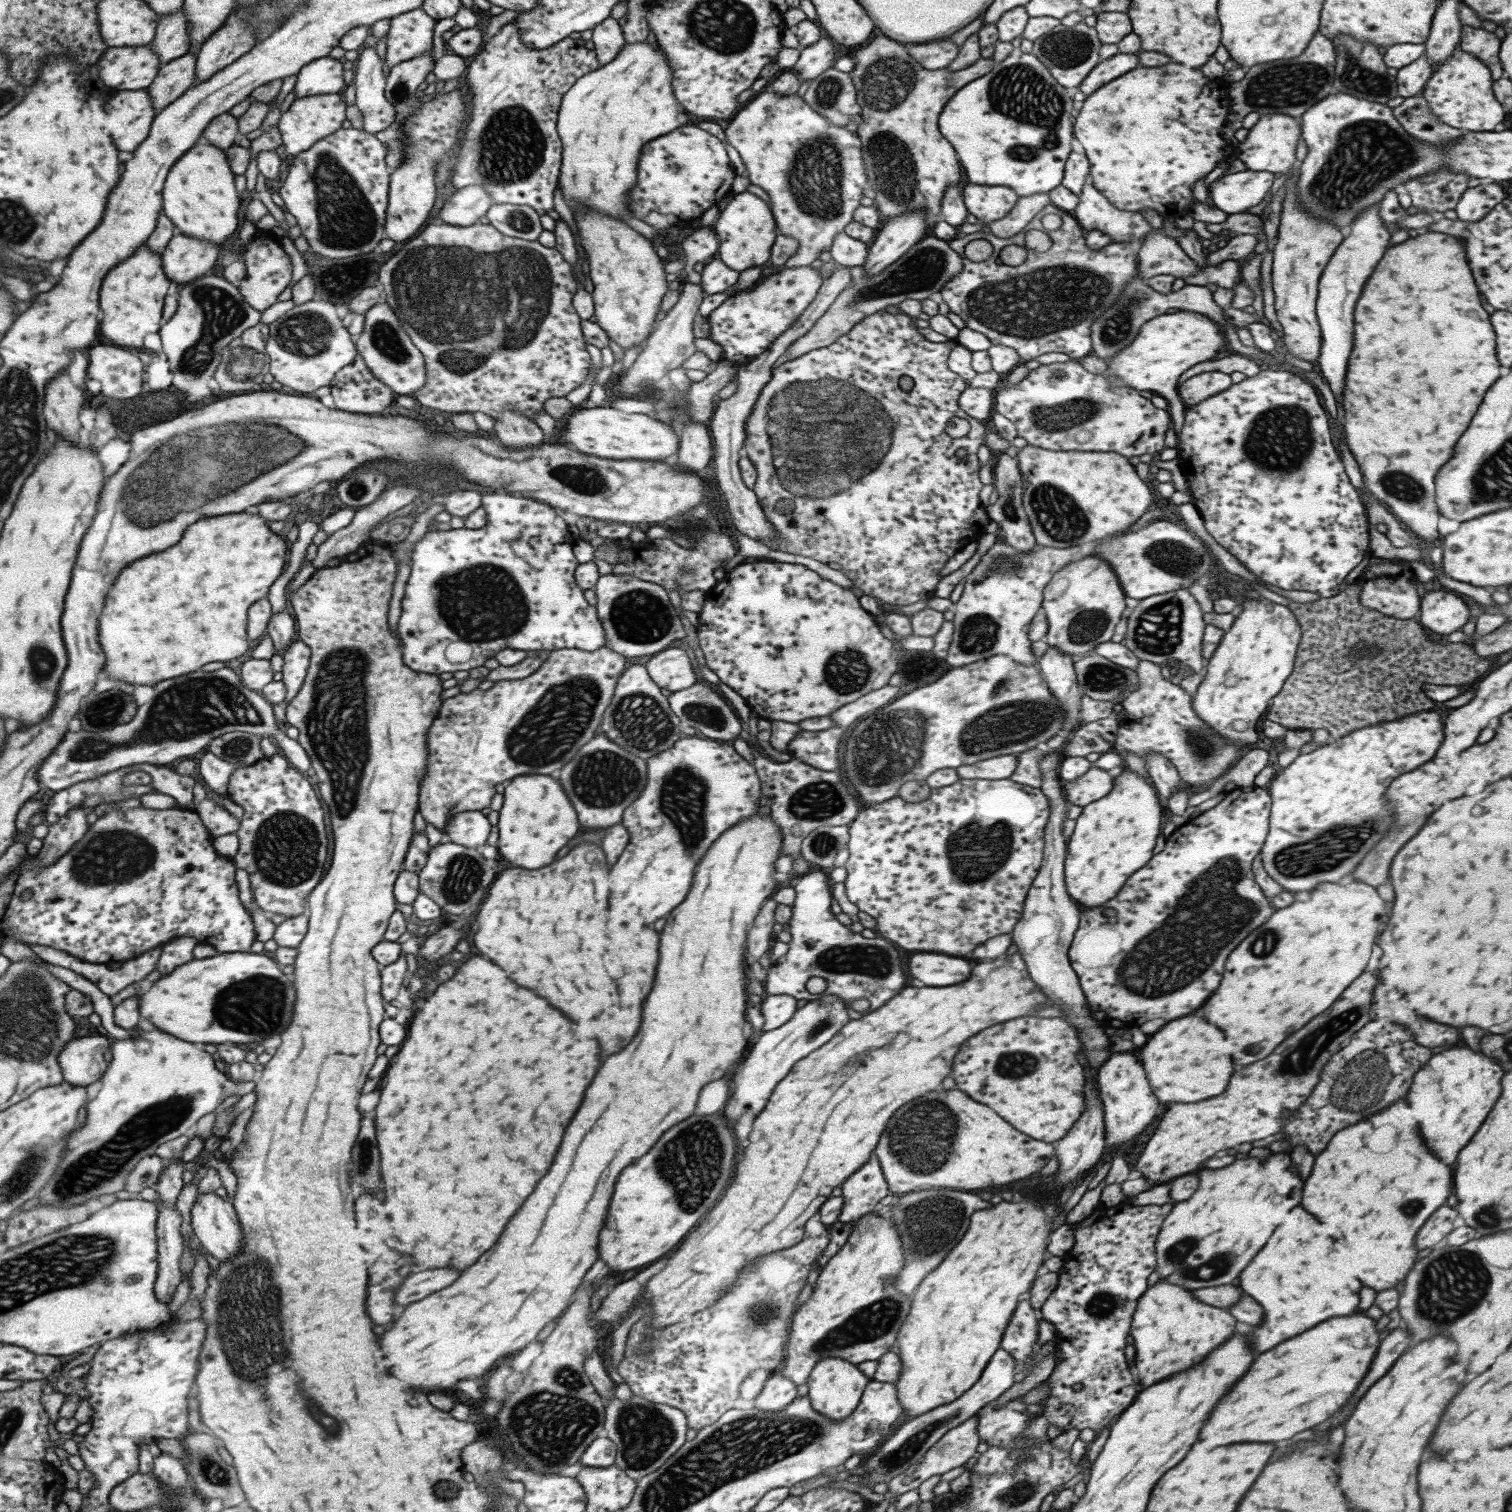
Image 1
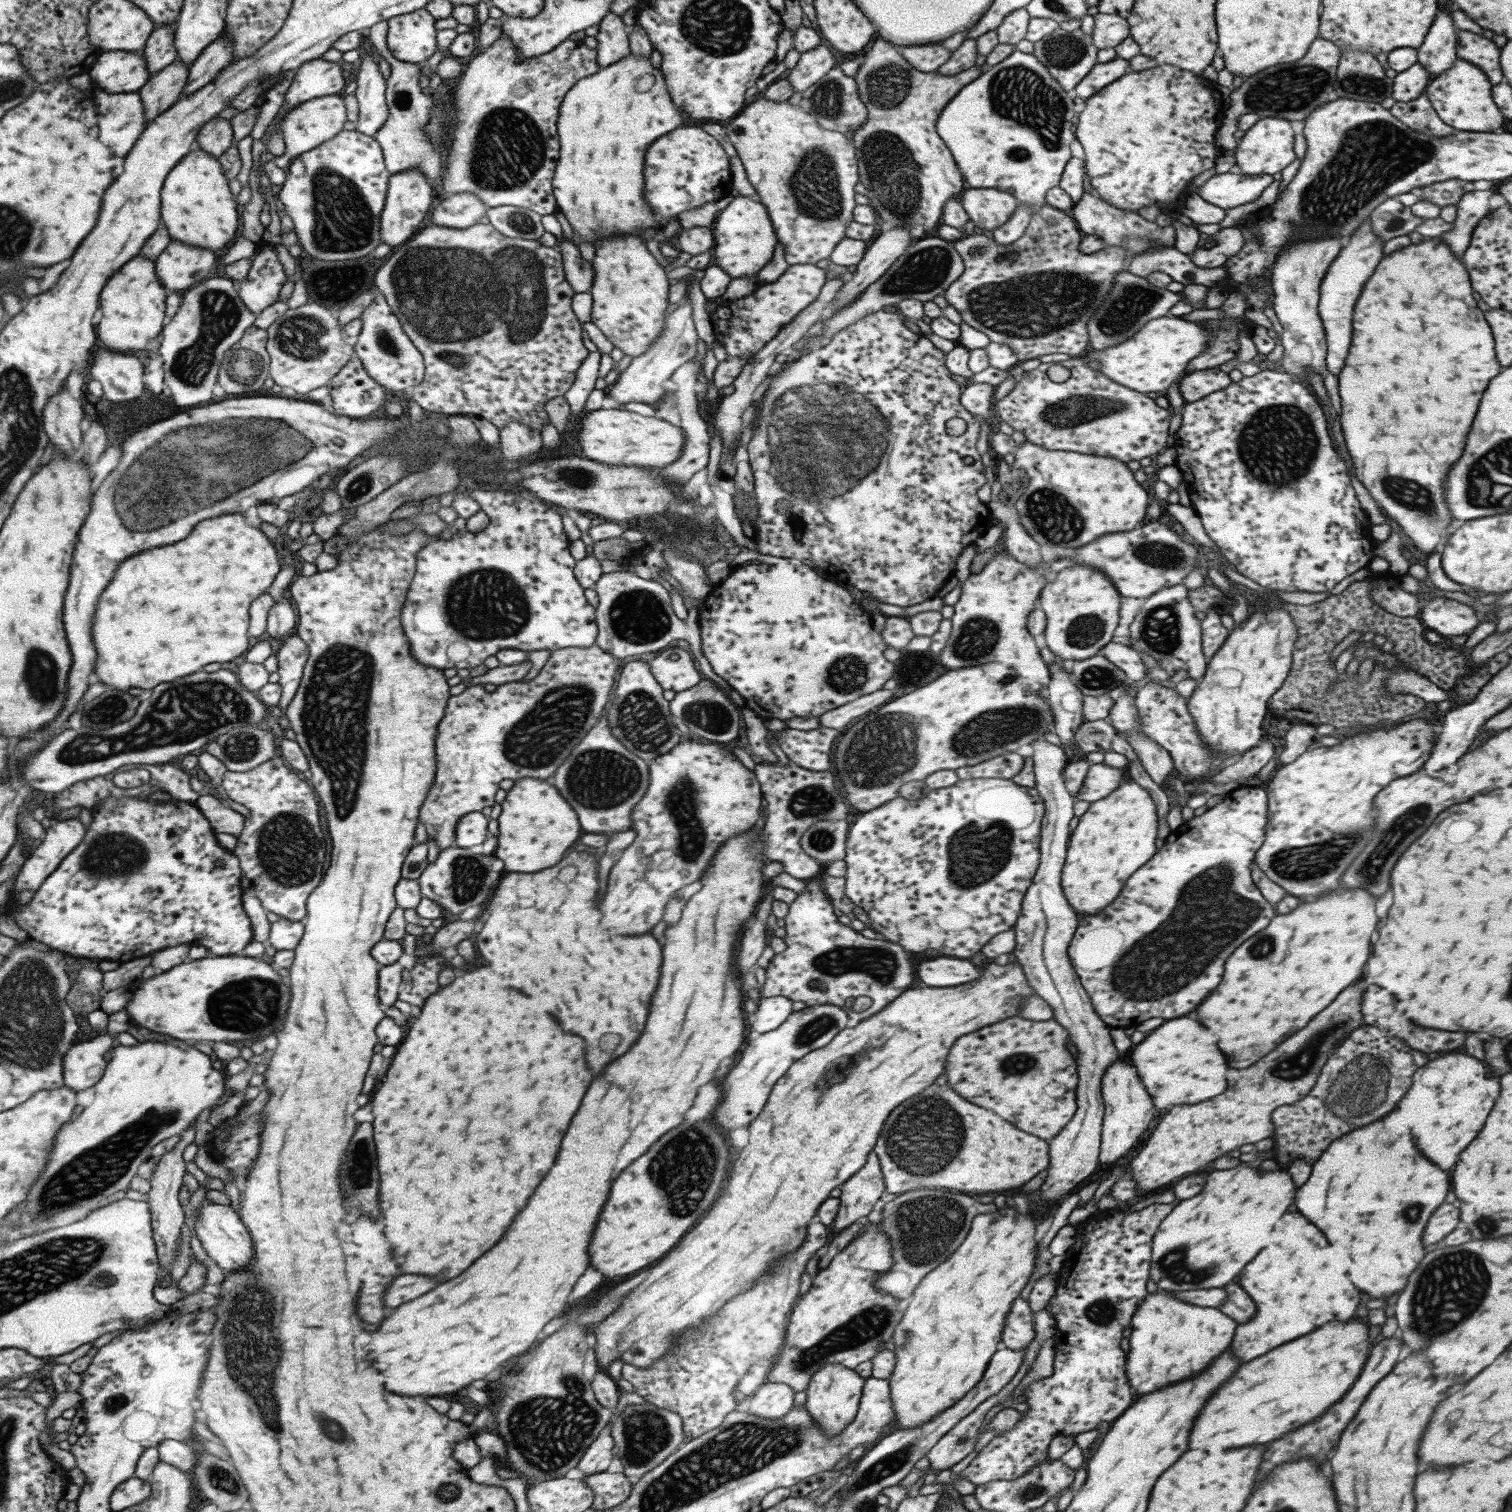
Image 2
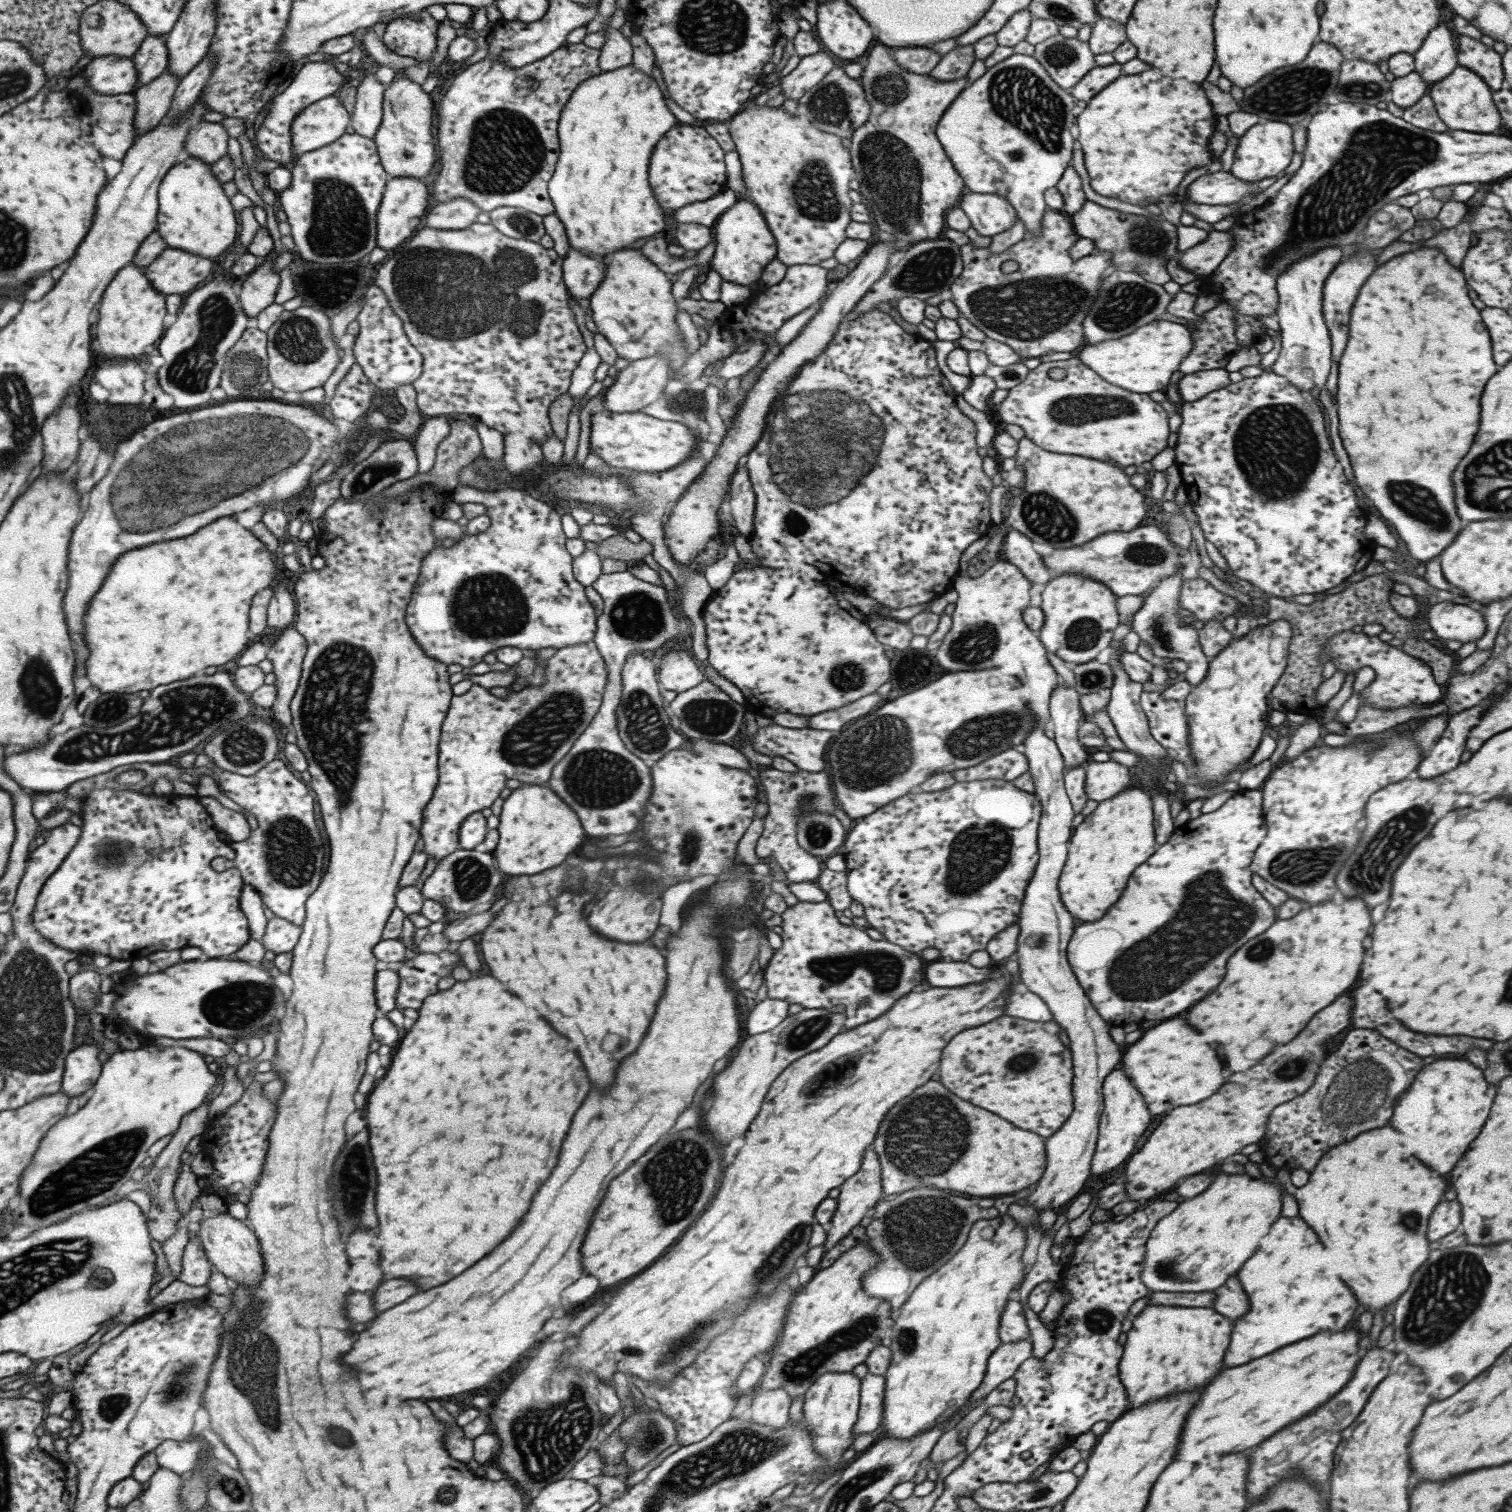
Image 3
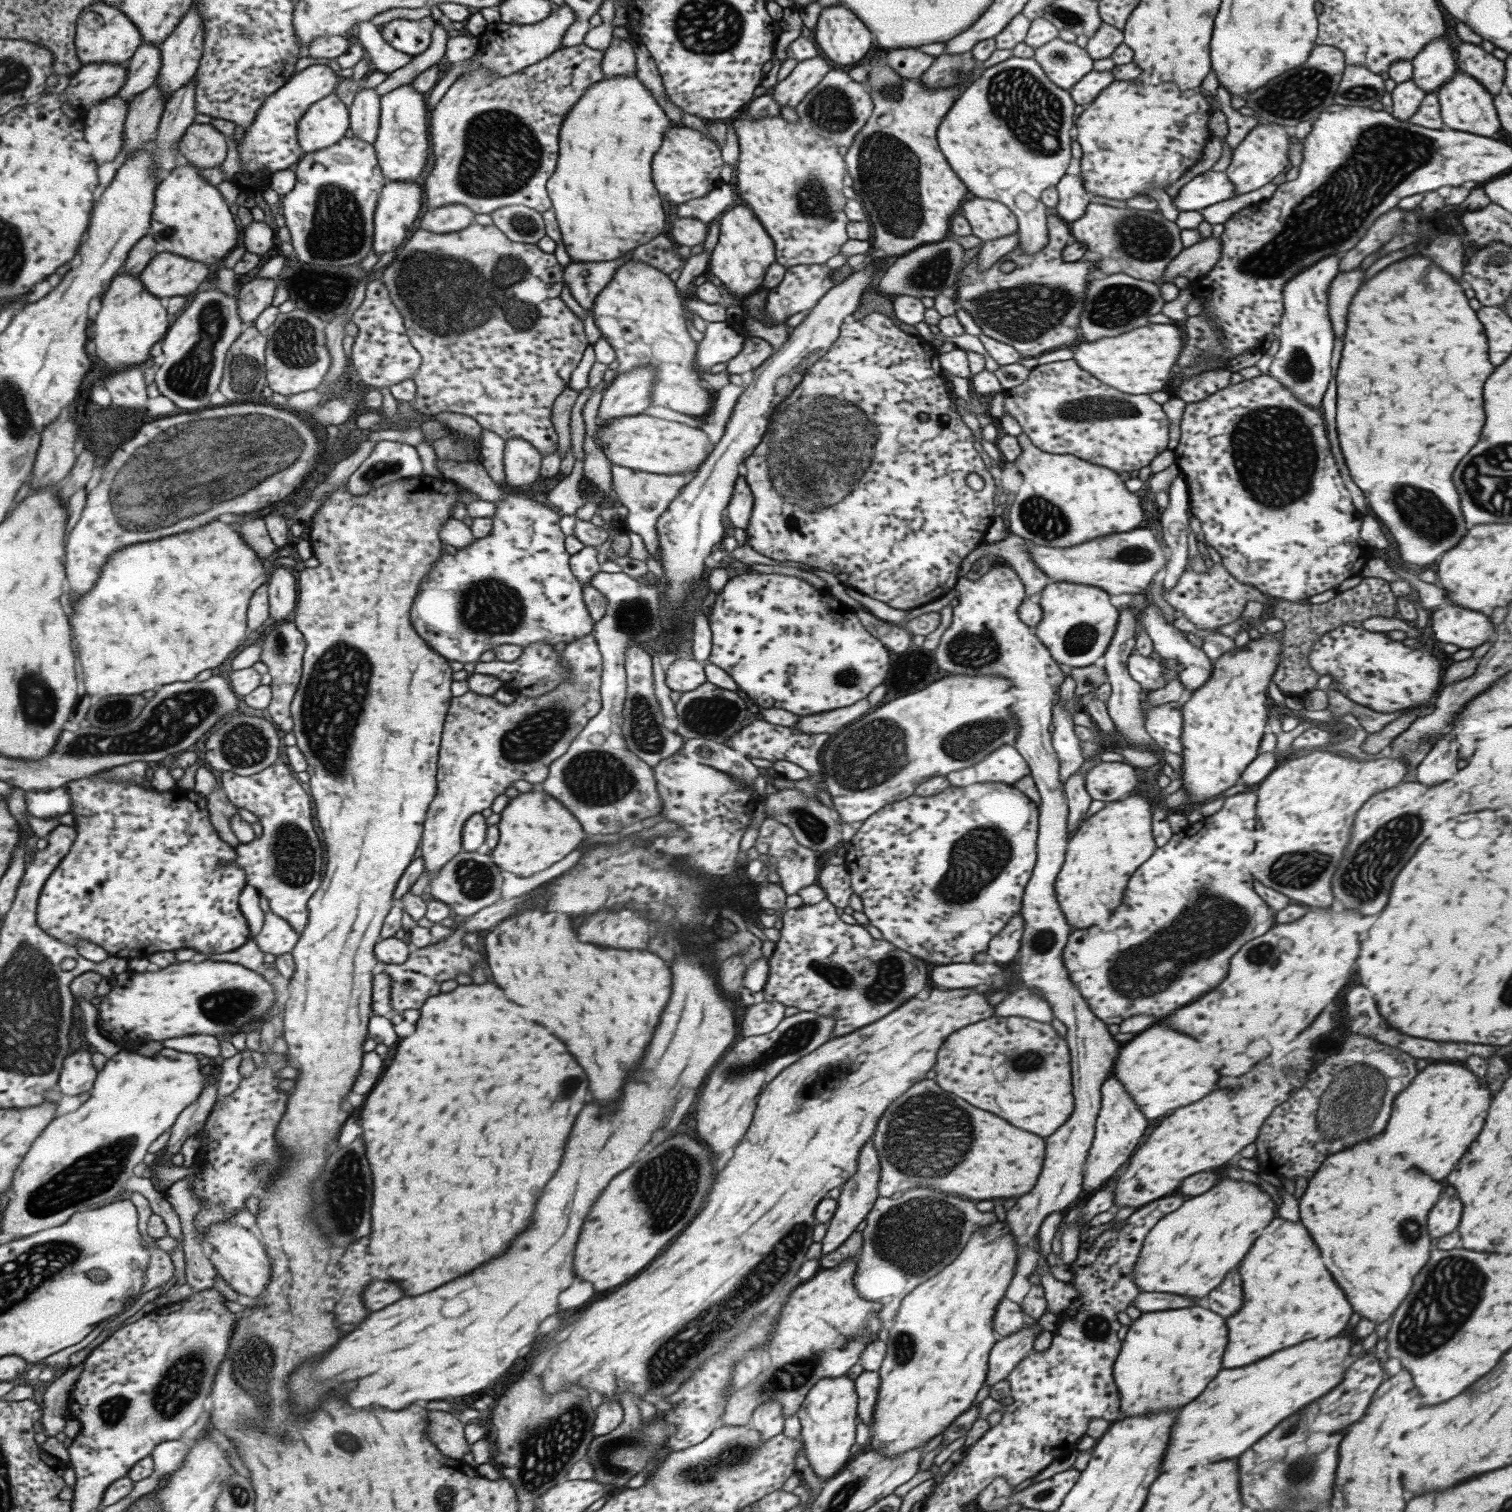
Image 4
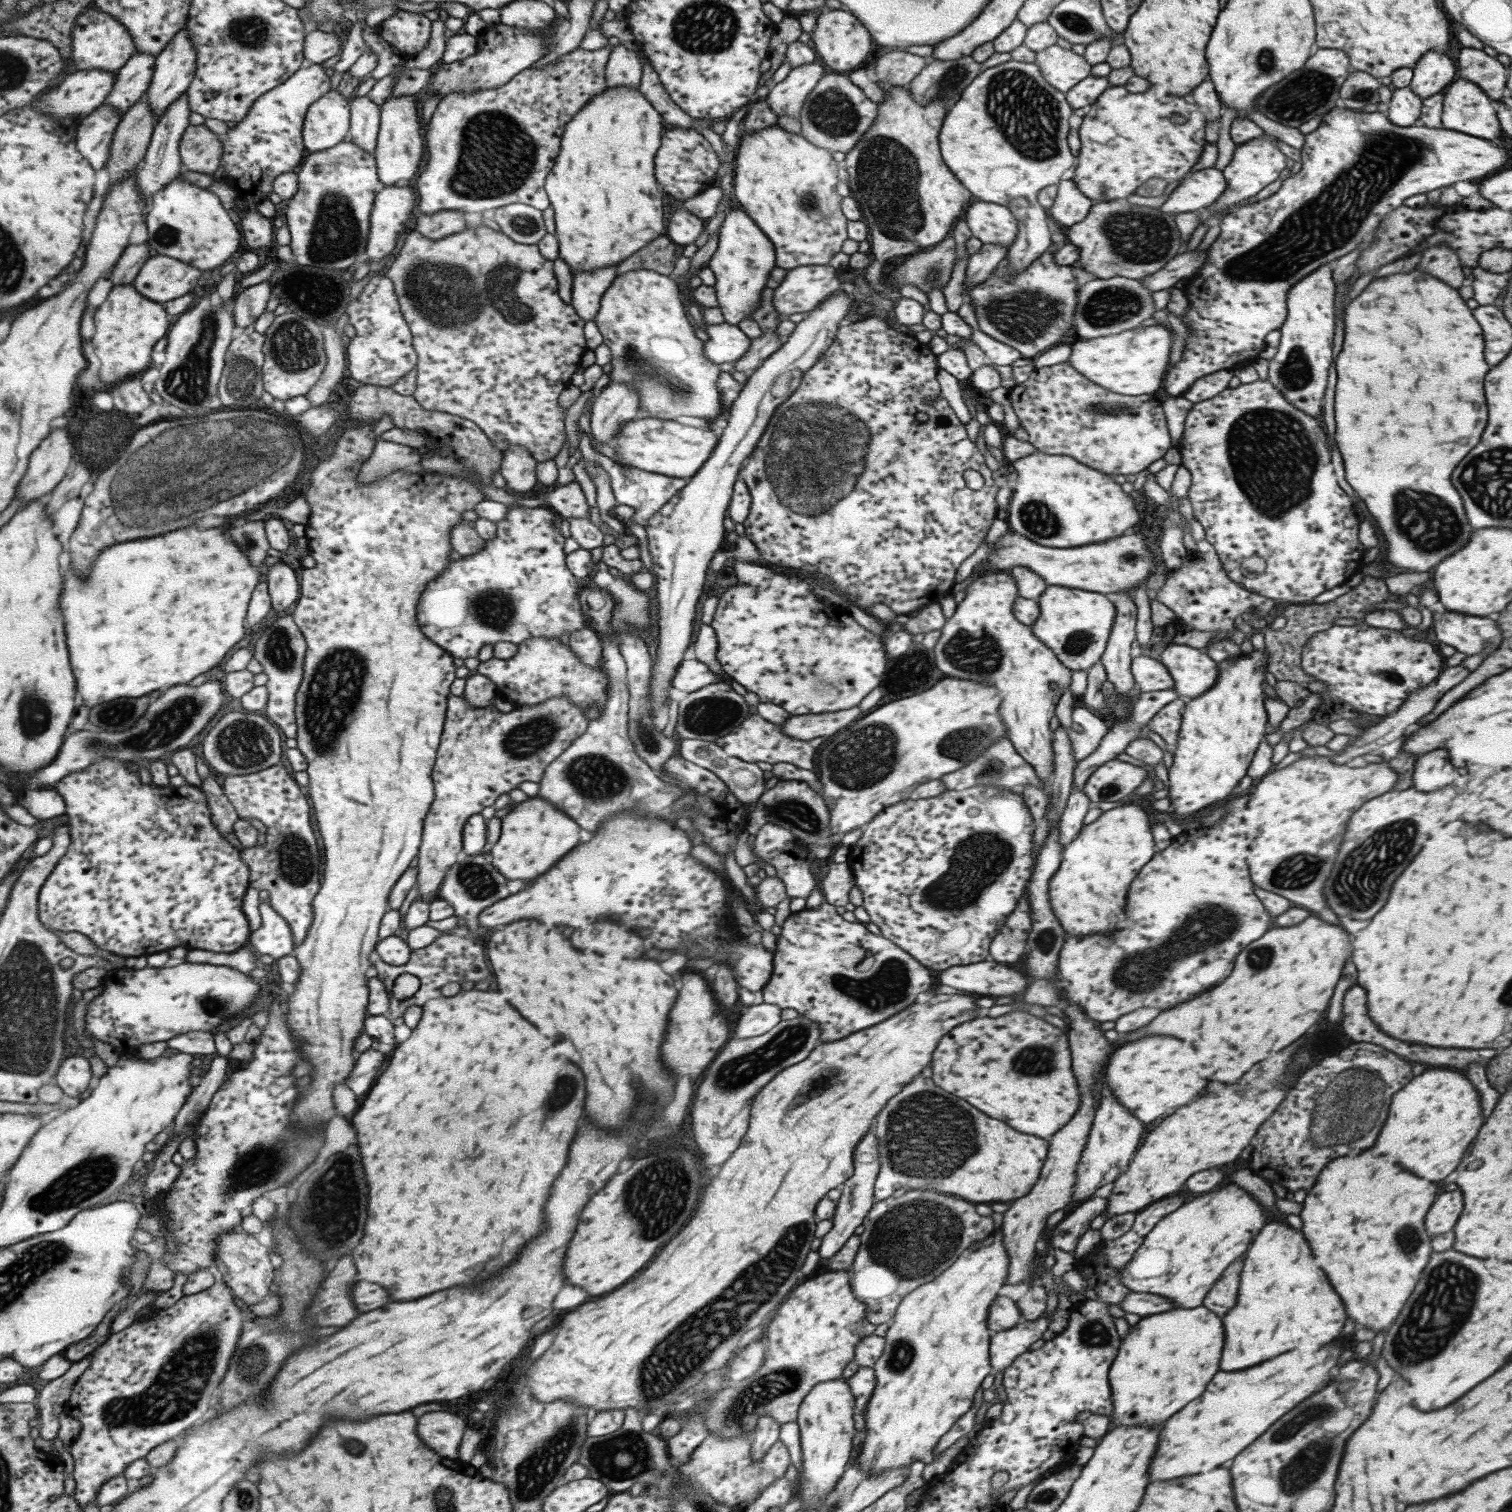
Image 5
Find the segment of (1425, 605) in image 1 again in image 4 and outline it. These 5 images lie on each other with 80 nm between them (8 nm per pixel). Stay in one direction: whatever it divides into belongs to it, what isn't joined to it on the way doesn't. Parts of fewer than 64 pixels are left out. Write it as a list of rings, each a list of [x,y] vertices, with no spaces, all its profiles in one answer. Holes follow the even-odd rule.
[[[1449,602],[1437,607],[1430,619],[1436,640],[1458,648],[1473,650],[1494,637],[1493,624],[1487,614],[1465,610]]]

